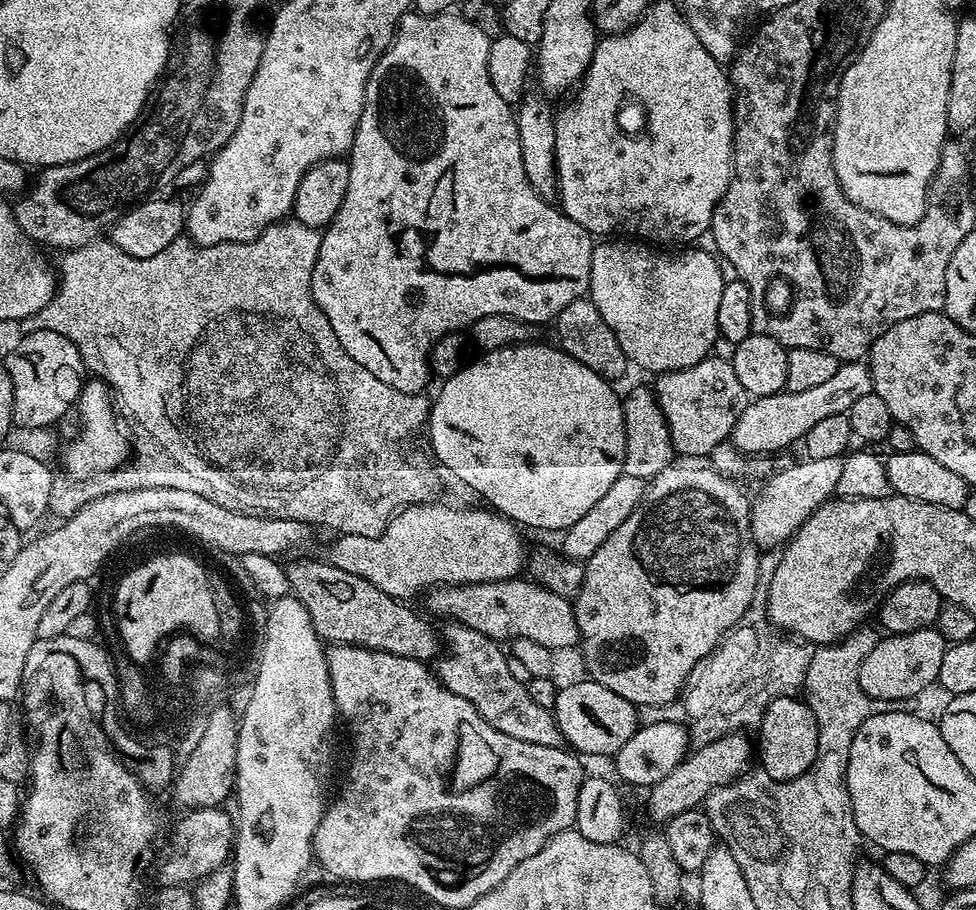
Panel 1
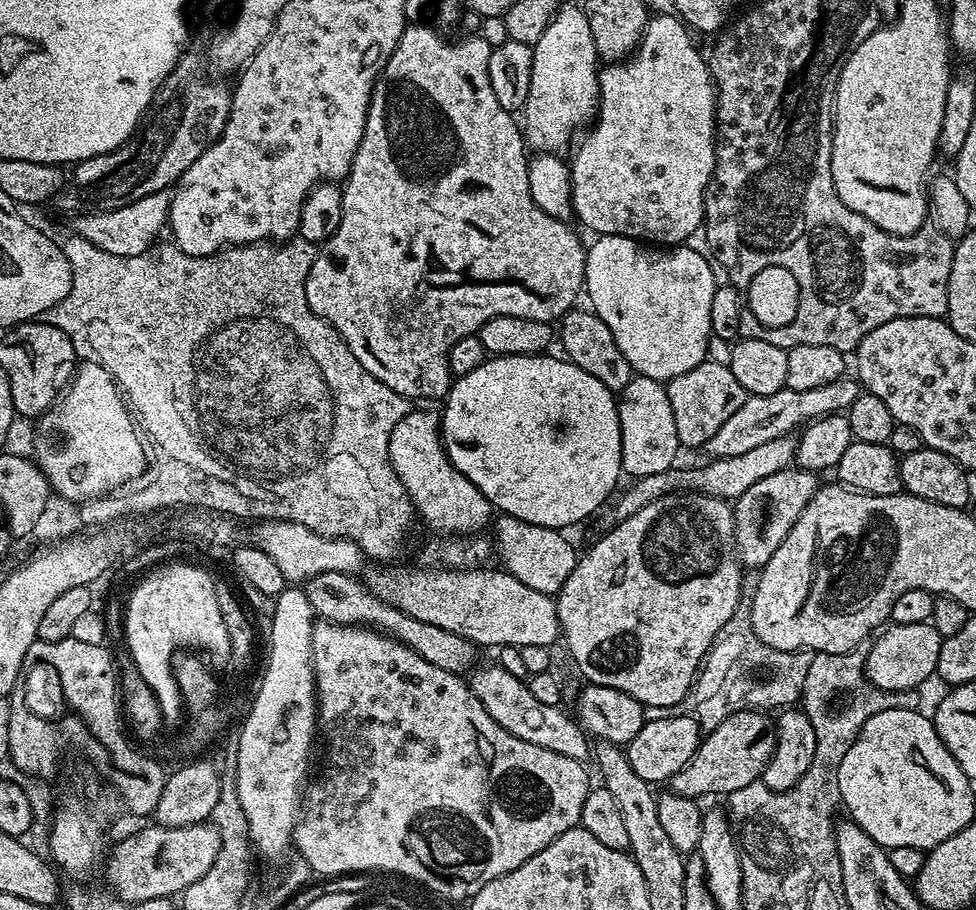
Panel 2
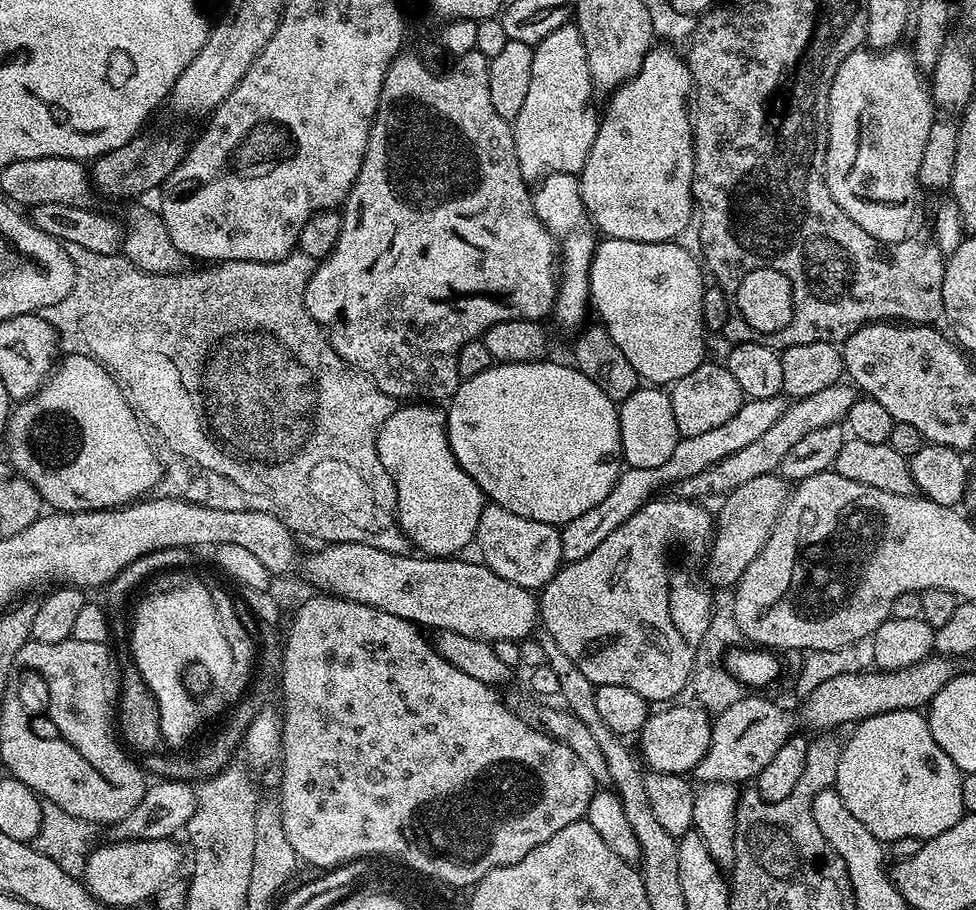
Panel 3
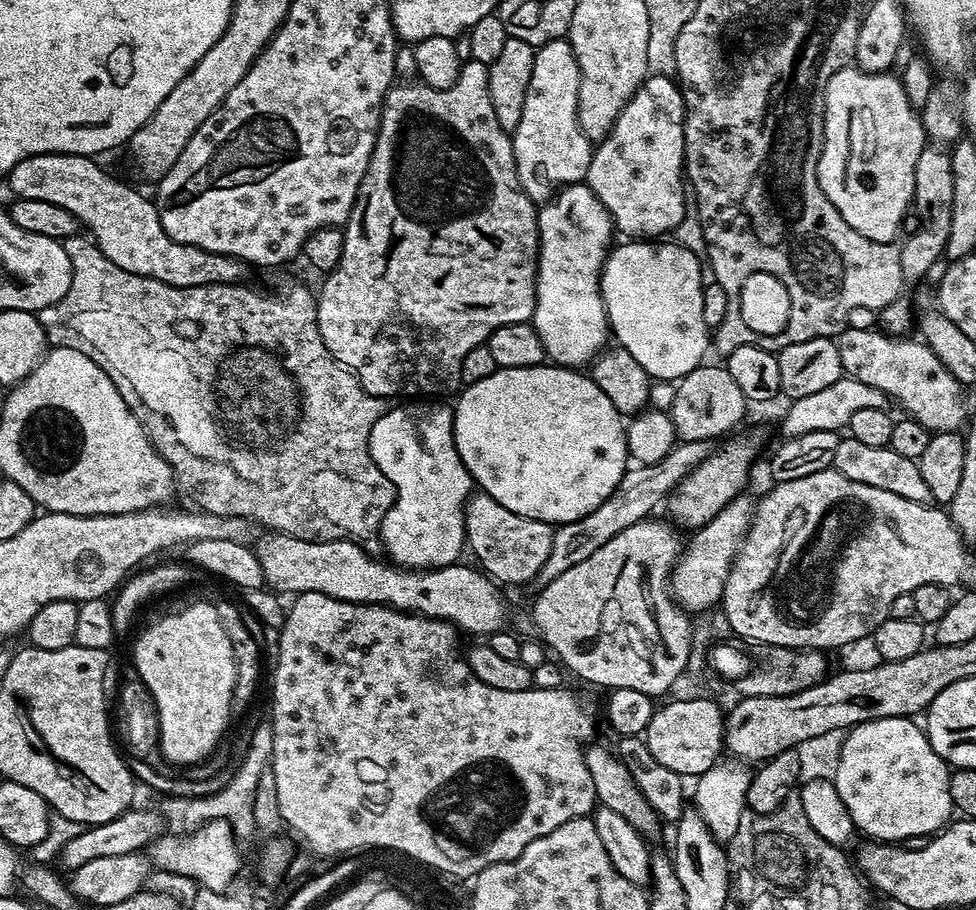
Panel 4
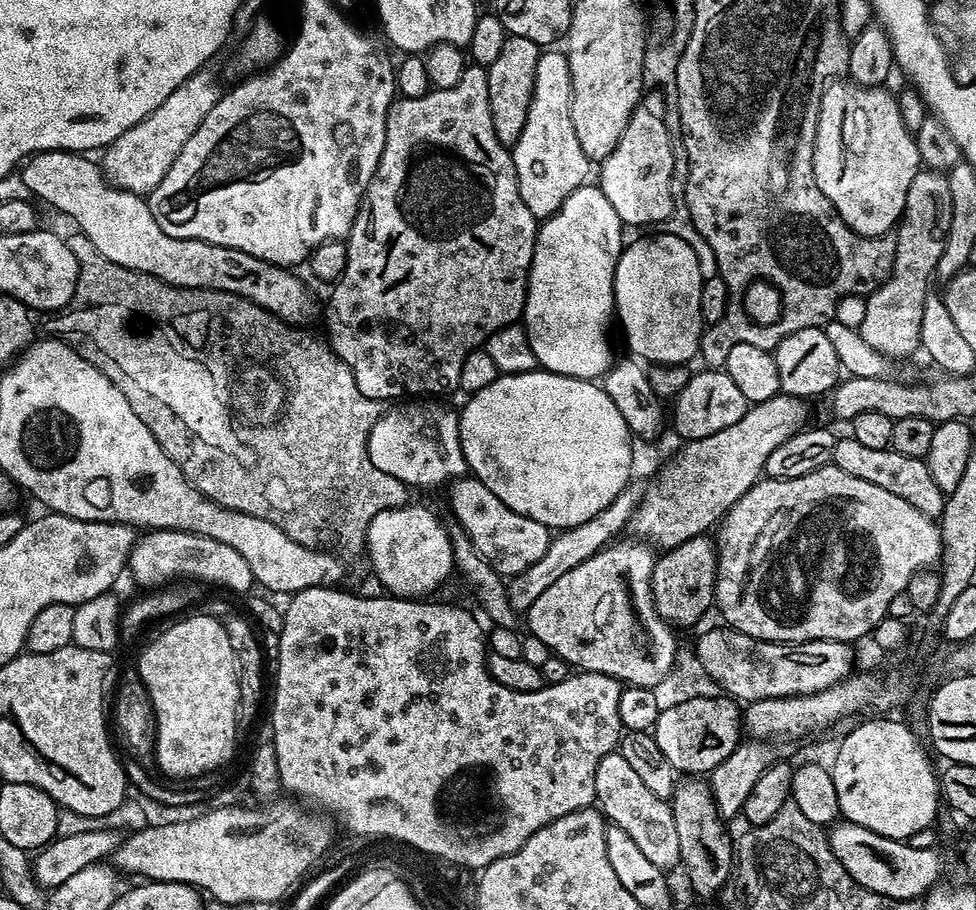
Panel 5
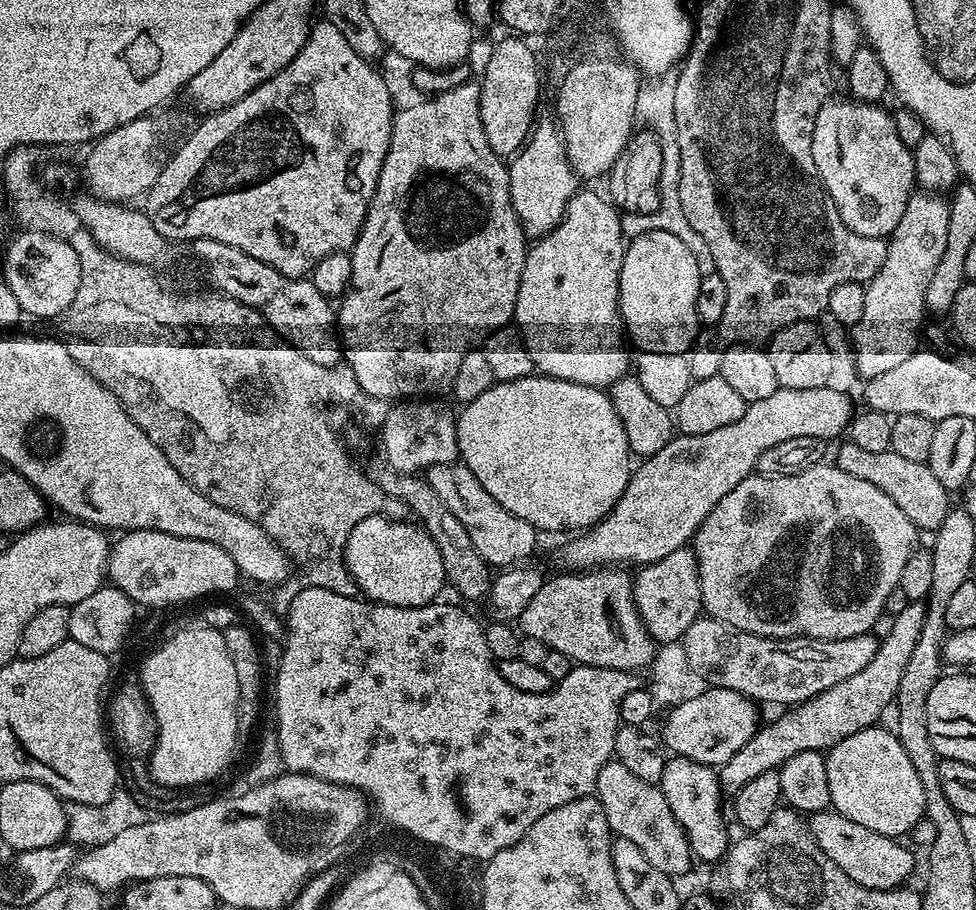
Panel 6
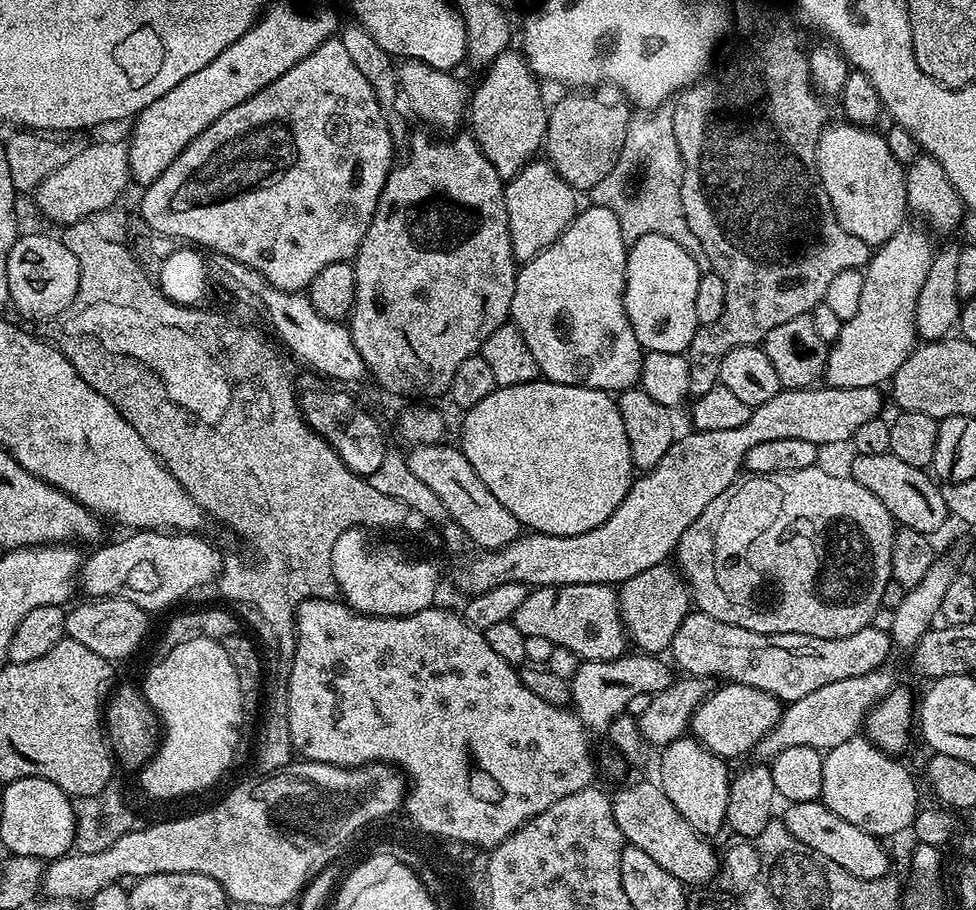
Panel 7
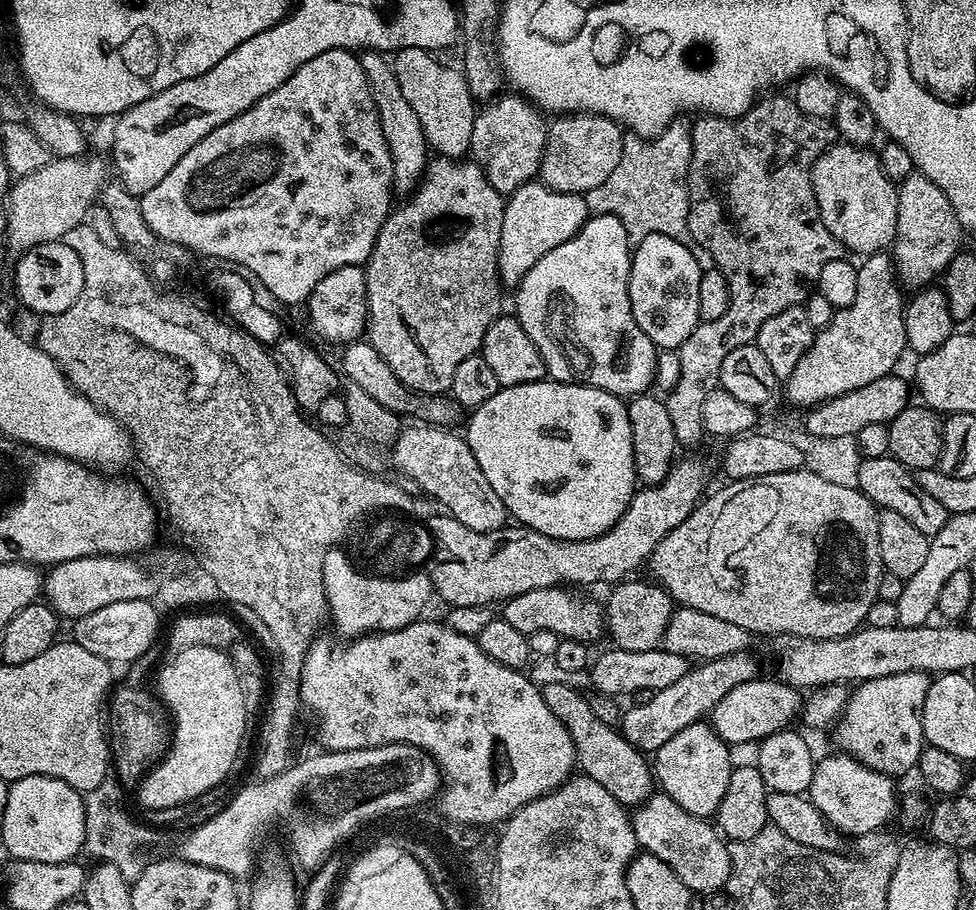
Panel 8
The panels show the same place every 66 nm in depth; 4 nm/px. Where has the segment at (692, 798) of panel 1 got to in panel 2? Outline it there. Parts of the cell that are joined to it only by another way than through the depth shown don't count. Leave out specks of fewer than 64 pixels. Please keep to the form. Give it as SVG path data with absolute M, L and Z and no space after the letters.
M763 711L732 713L721 725L711 729L701 739L690 762L686 762L686 766L672 776L671 791L693 798L727 797L728 793L742 790L742 786L750 786L763 777L764 768L770 762L775 745L776 733L771 715Z

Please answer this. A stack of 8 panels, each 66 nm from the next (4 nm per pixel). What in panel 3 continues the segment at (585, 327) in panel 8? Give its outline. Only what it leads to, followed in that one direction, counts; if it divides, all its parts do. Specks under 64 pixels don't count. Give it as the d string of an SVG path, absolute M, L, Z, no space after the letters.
M551 172L535 185L532 192L532 205L538 214L538 218L544 223L546 230L555 238L558 245L558 287L554 317L556 316L557 322L564 328L577 327L576 329L579 329L585 323L585 321L583 322L584 315L587 314L588 310L590 312L589 276L598 243L598 236L594 231L593 222L588 217L588 211L582 202L579 175L571 172Z

